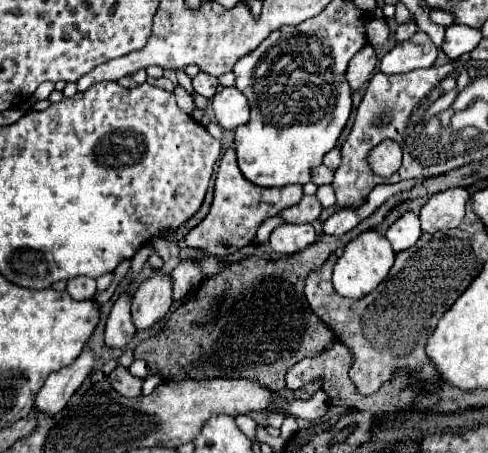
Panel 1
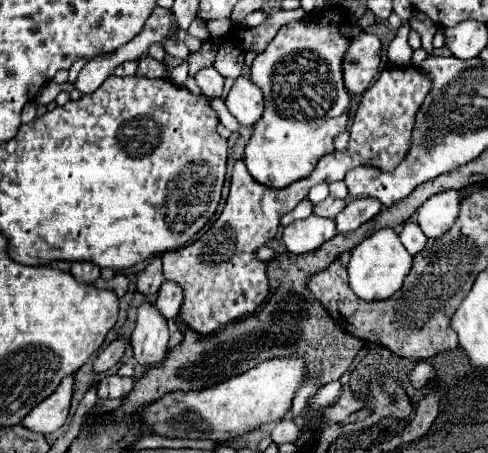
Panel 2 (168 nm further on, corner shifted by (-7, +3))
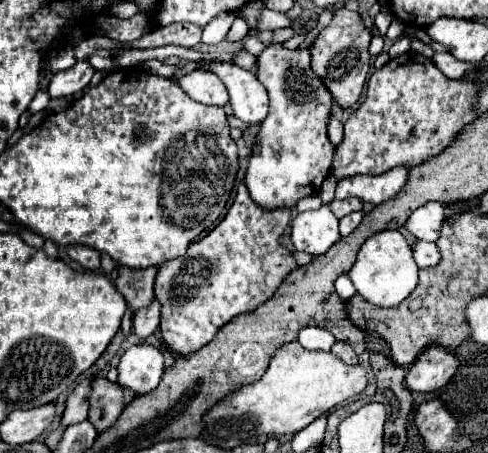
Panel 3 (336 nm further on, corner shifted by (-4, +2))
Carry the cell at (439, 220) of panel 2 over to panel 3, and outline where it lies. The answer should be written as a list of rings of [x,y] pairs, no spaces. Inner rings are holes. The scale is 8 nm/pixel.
[[[427,203],[407,219],[405,229],[419,241],[437,241],[441,223],[445,219],[445,207],[441,203]]]

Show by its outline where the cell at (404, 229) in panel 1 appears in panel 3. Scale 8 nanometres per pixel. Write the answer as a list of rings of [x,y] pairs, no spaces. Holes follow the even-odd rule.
[[[417,241],[413,245],[413,257],[419,267],[437,265],[441,261],[441,253],[437,249],[437,243],[425,243],[425,241]]]

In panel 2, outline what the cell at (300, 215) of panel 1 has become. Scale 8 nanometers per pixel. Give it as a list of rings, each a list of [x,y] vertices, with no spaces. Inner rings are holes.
[[[328,196],[328,198],[322,200],[320,204],[314,204],[312,214],[316,214],[316,216],[324,216],[324,218],[334,218],[344,206],[346,206],[344,200],[336,200],[336,198]]]

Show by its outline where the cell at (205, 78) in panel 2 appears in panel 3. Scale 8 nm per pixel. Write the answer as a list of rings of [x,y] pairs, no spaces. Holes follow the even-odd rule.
[[[197,69],[197,71],[193,71],[193,73],[185,75],[185,77],[179,77],[179,79],[173,77],[173,79],[181,85],[181,89],[189,97],[193,97],[199,103],[225,105],[229,101],[229,93],[227,93],[223,81],[211,71]]]

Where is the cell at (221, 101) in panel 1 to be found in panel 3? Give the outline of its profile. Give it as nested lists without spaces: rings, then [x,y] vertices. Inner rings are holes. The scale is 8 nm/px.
[[[207,61],[199,65],[205,71],[213,71],[229,89],[233,113],[247,123],[261,123],[269,111],[269,97],[253,71],[245,71],[229,63]]]

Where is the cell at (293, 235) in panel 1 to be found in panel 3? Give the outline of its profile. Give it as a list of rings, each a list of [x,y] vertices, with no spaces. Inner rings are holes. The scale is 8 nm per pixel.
[[[321,205],[317,211],[299,213],[293,219],[291,241],[297,251],[323,255],[339,239],[339,219],[333,215],[329,205]]]

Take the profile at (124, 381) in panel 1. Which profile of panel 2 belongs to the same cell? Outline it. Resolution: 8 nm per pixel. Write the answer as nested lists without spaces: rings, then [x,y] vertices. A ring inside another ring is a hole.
[[[108,374],[108,376],[104,376],[96,384],[96,390],[98,390],[100,398],[122,398],[122,396],[132,392],[134,382],[136,382],[134,378],[124,378],[124,376],[118,376],[118,374]]]

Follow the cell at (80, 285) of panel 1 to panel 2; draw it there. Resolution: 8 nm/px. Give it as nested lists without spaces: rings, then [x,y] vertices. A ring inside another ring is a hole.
[[[74,262],[70,274],[82,284],[94,284],[100,278],[100,268],[90,262]]]

